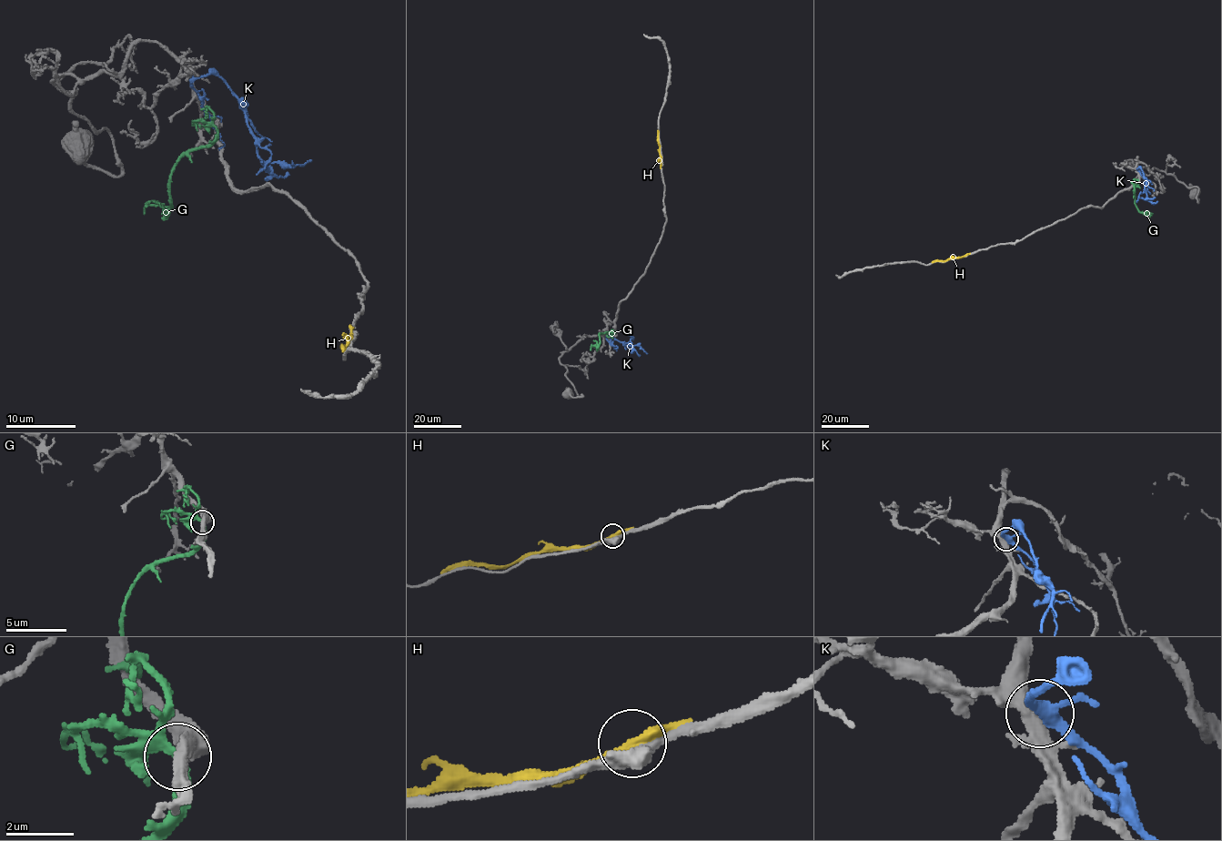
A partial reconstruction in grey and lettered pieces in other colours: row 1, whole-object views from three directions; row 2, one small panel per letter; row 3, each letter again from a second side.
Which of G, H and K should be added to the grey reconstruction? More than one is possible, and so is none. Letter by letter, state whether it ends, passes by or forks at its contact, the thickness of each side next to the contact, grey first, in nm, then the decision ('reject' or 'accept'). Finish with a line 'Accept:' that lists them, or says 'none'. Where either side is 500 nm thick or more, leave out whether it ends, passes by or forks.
G: it forks | 480/280 nm | reject
H: it passes by | 480/280 nm | reject
K: it forks | 440/320 nm | reject
Accept: none

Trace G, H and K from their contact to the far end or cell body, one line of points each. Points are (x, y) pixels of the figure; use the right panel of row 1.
G: (1134, 186), (1136, 208), (1152, 216)
H: (965, 255), (932, 262)
K: (1137, 170), (1140, 167), (1146, 180), (1146, 198), (1155, 197)

